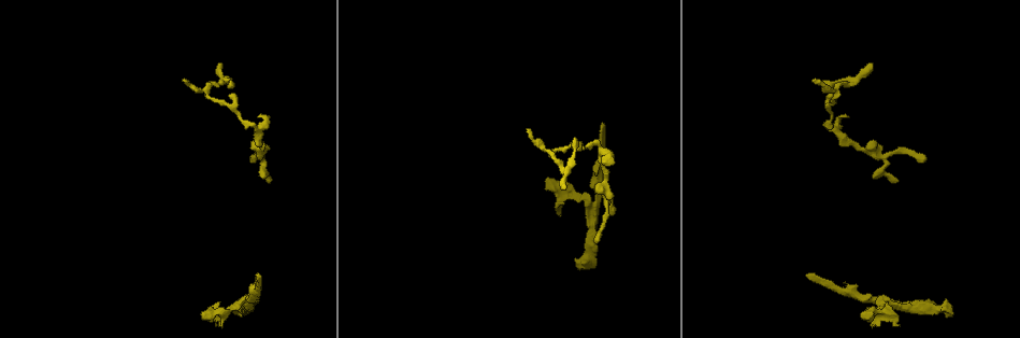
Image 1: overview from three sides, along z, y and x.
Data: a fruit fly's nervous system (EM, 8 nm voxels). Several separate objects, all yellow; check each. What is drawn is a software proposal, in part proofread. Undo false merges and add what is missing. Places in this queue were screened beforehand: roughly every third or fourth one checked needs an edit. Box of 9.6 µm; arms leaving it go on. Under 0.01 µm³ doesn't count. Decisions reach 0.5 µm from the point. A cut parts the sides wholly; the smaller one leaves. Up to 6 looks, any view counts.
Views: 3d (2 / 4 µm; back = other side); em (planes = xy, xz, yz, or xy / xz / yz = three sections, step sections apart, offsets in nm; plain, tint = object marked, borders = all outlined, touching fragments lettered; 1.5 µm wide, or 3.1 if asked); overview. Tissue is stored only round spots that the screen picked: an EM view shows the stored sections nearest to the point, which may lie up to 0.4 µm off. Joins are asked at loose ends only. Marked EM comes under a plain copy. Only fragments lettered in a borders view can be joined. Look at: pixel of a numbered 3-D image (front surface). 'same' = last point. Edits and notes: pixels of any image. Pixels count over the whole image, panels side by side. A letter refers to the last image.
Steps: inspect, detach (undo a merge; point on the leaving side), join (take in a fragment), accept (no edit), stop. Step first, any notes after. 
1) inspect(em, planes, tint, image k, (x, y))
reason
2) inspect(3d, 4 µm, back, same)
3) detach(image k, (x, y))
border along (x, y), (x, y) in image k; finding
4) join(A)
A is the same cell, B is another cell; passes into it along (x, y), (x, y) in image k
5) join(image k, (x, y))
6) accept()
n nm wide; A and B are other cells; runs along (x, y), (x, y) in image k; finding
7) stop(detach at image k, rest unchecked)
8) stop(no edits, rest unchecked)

inspect(3d, 2 µm, image 1, (579, 269))
branch stops here

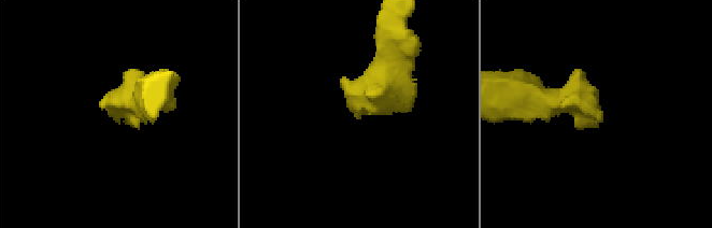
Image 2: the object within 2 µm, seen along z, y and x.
inspect(em, planes, borders, image 2, (598, 118))
shape alone is not enough

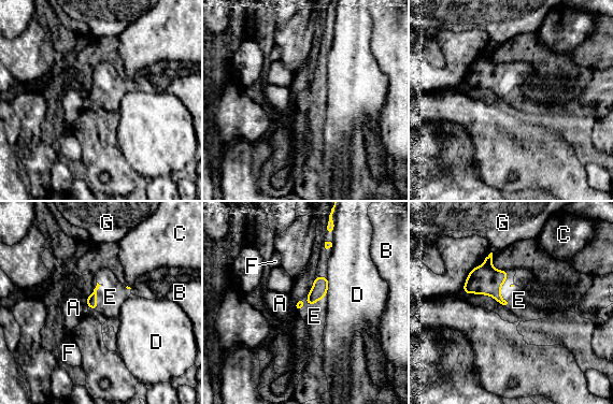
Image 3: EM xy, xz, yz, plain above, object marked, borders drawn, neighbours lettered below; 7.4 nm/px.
join(E)
E is the same cell, A, B, C, D, F and G are other cells; the cell continues

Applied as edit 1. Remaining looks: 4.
inspect(3d, 2 µm, back, image 1, (891, 303))
arms part here

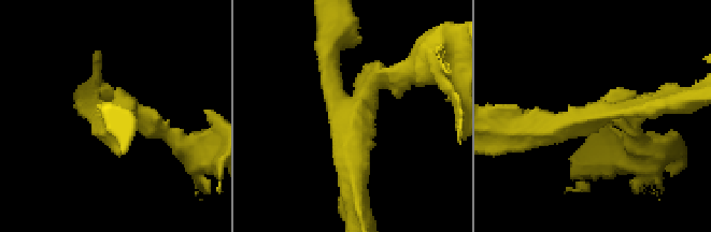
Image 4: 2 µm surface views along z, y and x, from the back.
inspect(em, planes, tint, image 4, (355, 105))
3 arms; arms of 200, 220, 220 nm

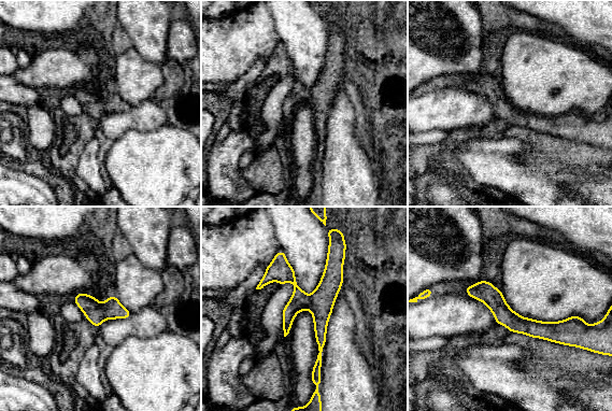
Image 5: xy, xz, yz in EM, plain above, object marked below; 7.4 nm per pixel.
inspect(em, planes, borders, same)
see the neighbours

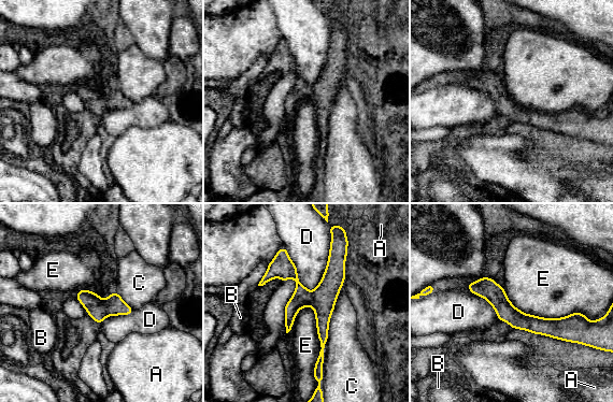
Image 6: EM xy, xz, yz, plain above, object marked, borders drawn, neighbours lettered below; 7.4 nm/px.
accept()
A, B, C, D and E are other cells; border along (330, 226), (327, 266), (311, 291) in image 6; one cell here

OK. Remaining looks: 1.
stop(join at image 3, rest unchecked)

